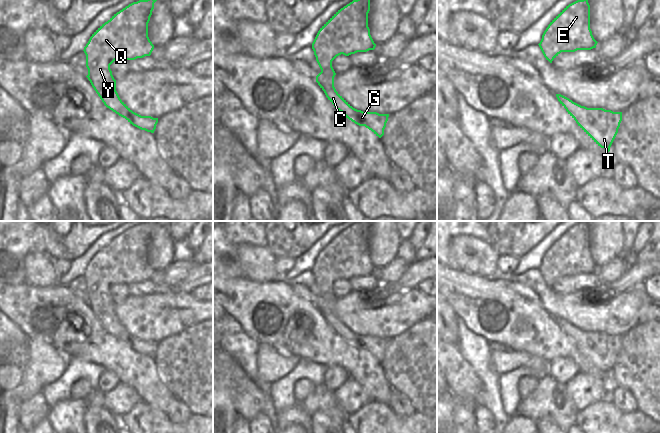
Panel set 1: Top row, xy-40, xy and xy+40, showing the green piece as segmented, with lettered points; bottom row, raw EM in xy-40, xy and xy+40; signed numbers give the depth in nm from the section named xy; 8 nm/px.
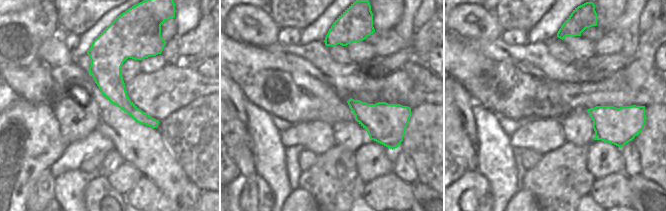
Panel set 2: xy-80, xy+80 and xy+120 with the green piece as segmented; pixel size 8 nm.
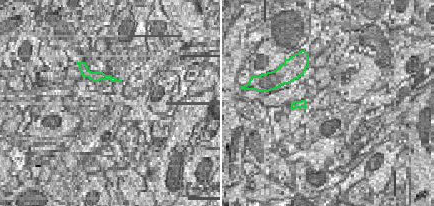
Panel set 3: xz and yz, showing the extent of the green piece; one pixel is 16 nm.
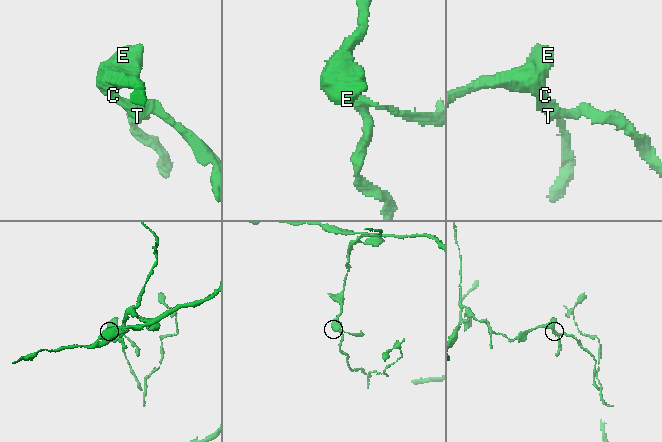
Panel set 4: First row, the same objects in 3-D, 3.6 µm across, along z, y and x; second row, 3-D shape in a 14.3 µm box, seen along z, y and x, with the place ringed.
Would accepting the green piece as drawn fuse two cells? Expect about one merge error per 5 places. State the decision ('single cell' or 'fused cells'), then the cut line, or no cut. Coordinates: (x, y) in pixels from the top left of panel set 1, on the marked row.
single cell; cut none

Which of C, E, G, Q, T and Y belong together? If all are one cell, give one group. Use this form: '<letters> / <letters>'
C E G Q T Y

